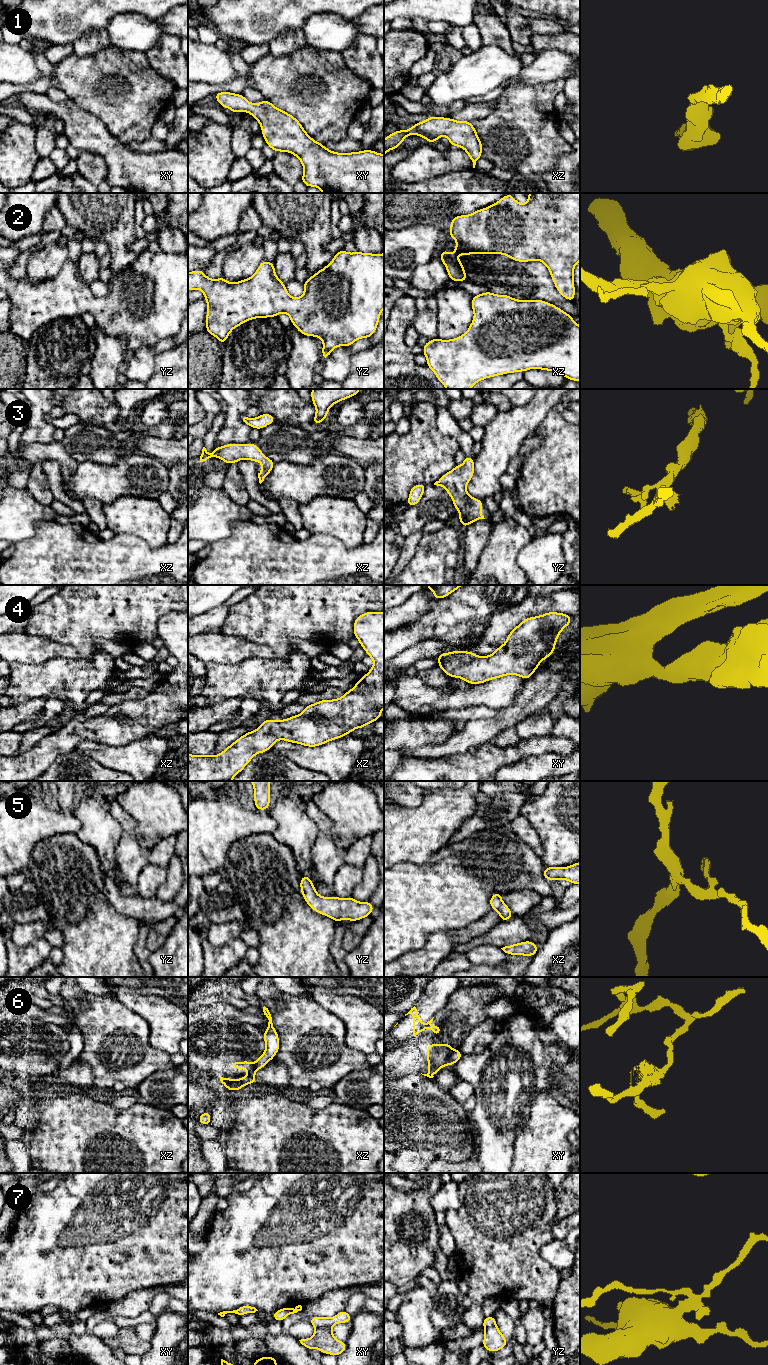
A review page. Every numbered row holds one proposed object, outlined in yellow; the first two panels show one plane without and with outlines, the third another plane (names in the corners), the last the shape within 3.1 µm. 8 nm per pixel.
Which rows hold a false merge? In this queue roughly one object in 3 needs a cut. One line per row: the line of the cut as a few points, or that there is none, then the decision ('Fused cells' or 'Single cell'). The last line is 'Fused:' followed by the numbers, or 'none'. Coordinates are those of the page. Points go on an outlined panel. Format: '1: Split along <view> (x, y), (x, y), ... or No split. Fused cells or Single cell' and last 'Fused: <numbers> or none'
1: No split. Single cell
2: No split. Single cell
3: No split. Single cell
4: No split. Single cell
5: No split. Single cell
6: Split along xy (451, 1050), (450, 1060), (453, 1063). Fused cells
7: Split along xy (330, 1326), (317, 1326), (315, 1328). Fused cells
Fused: 6, 7

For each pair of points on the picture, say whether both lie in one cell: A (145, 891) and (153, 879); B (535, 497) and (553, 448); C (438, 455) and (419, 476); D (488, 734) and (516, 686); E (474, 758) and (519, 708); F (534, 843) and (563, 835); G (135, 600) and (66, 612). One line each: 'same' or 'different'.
A: same
B: same
C: same
D: different
E: different
F: different
G: same

